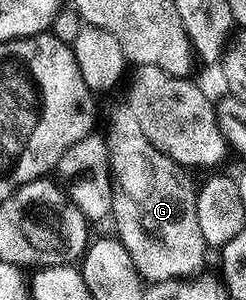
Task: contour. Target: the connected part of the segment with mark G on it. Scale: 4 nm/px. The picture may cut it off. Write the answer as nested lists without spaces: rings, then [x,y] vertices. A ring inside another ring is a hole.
[[[148,146],[141,148],[117,148],[109,150],[109,173],[113,179],[113,211],[111,221],[117,227],[116,239],[131,254],[135,270],[139,270],[142,281],[149,284],[165,283],[168,280],[186,280],[196,277],[205,264],[207,246],[199,231],[199,217],[195,214],[197,188],[195,180],[181,164],[177,164],[167,154]]]

